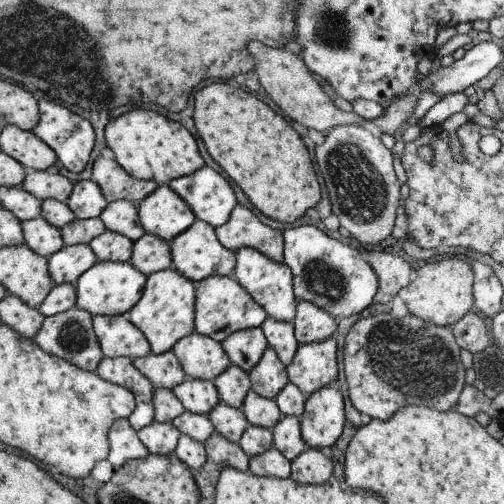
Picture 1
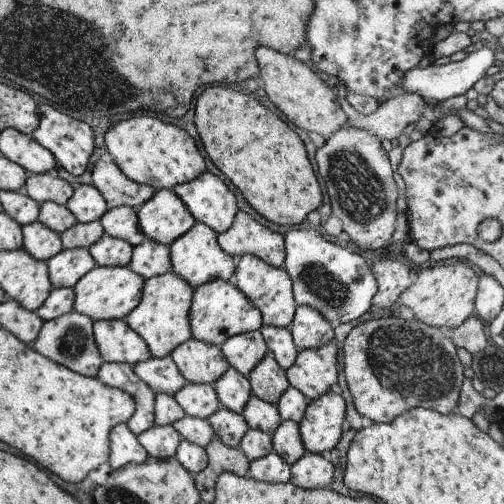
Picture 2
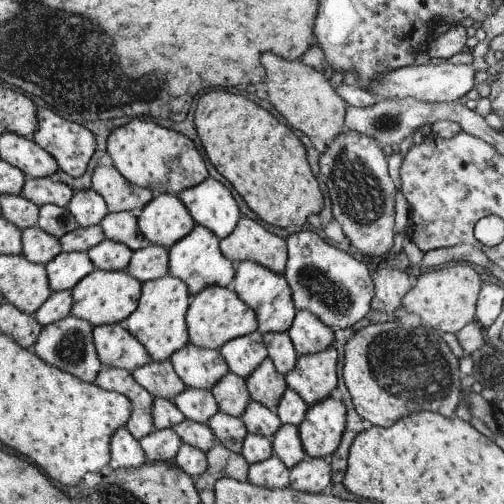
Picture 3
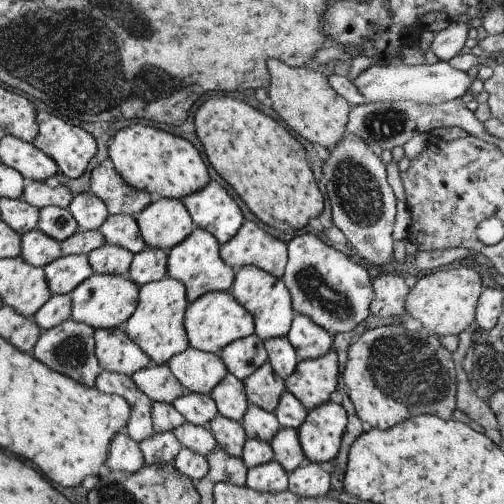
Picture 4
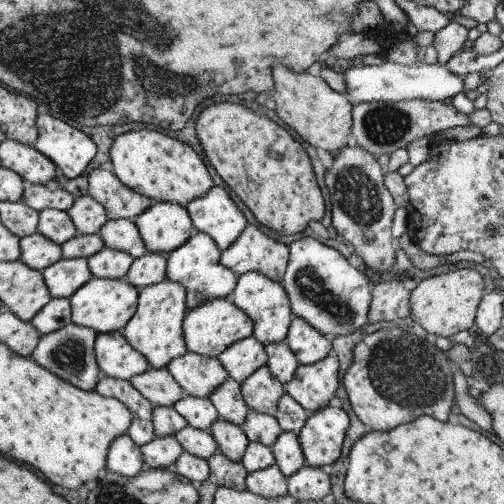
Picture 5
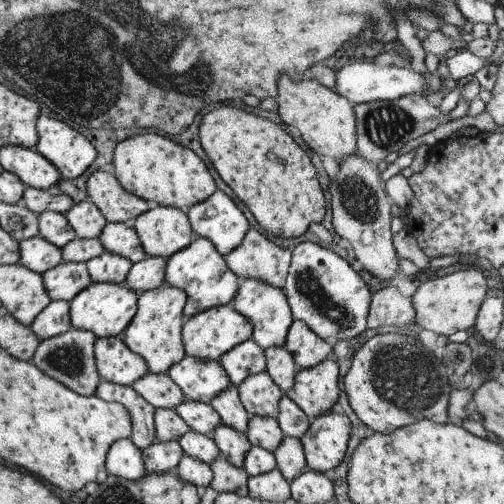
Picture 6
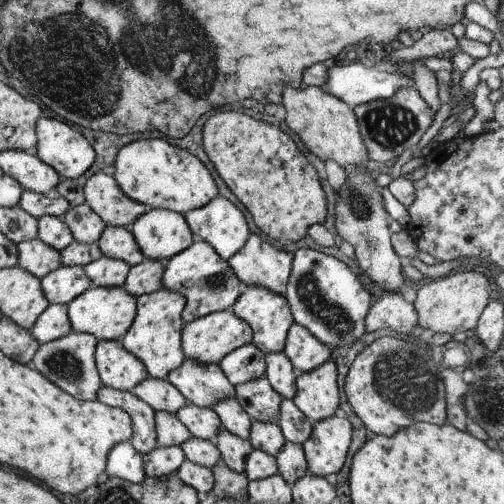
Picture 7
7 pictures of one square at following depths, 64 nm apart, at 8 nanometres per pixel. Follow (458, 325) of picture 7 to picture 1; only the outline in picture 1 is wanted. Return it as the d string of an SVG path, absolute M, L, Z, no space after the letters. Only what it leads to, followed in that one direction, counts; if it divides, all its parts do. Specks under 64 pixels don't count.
M441 256L439 262L429 260L415 270L415 278L409 282L409 286L399 290L397 296L403 300L411 316L441 328L451 328L461 322L471 308L471 284L475 284L475 274L471 274L471 270L473 268L459 260L459 256Z

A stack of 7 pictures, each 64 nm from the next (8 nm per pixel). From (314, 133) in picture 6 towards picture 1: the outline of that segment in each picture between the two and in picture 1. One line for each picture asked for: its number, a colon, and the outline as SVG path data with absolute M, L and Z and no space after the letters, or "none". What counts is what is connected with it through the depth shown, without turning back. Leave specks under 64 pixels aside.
1: M255 42L255 46L251 46L251 54L255 54L255 62L259 62L259 66L255 66L255 74L257 74L261 88L267 92L267 96L277 104L277 108L291 122L297 122L305 128L313 128L323 134L327 134L329 130L333 130L337 126L359 126L363 130L373 130L369 120L359 118L353 112L347 114L347 112L335 108L335 102L331 102L331 98L323 92L323 88L313 80L313 72L307 68L307 64L303 62L301 56L289 54L285 50L273 50L259 42Z
2: M263 48L259 50L259 66L263 66L263 74L259 76L263 94L281 114L285 114L291 126L297 126L305 132L315 132L323 136L325 142L345 126L347 116L337 104L337 96L331 94L331 88L327 88L327 84L319 80L317 72L309 64L299 62L293 56L283 56Z
3: M273 54L263 58L263 66L267 66L267 82L263 84L263 90L269 94L269 104L279 112L279 116L285 118L293 130L303 132L311 140L323 140L329 146L345 128L343 116L347 104L337 94L337 90L329 86L329 80L323 78L321 72L303 66L301 62L285 62Z
4: M271 62L271 84L267 86L267 96L271 98L271 108L277 116L301 138L311 142L313 146L323 146L329 152L343 140L343 130L347 124L347 114L351 106L345 98L341 98L325 76L319 72L311 72L309 68L291 68L281 62Z
5: M283 66L271 74L275 78L275 90L271 92L275 114L283 124L287 124L303 142L311 144L321 152L329 152L335 156L339 150L347 146L347 136L351 128L351 102L345 94L339 94L323 82L319 76L311 76L307 72L295 74Z

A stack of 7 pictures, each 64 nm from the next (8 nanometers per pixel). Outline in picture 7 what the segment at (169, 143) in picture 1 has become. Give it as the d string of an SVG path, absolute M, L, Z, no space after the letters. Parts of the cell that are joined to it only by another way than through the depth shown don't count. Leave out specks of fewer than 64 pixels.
M147 138L123 146L117 152L117 160L113 166L115 166L113 178L123 190L123 194L133 202L151 206L153 210L187 214L191 210L207 206L217 196L217 188L205 166L189 152L183 152L161 138Z

